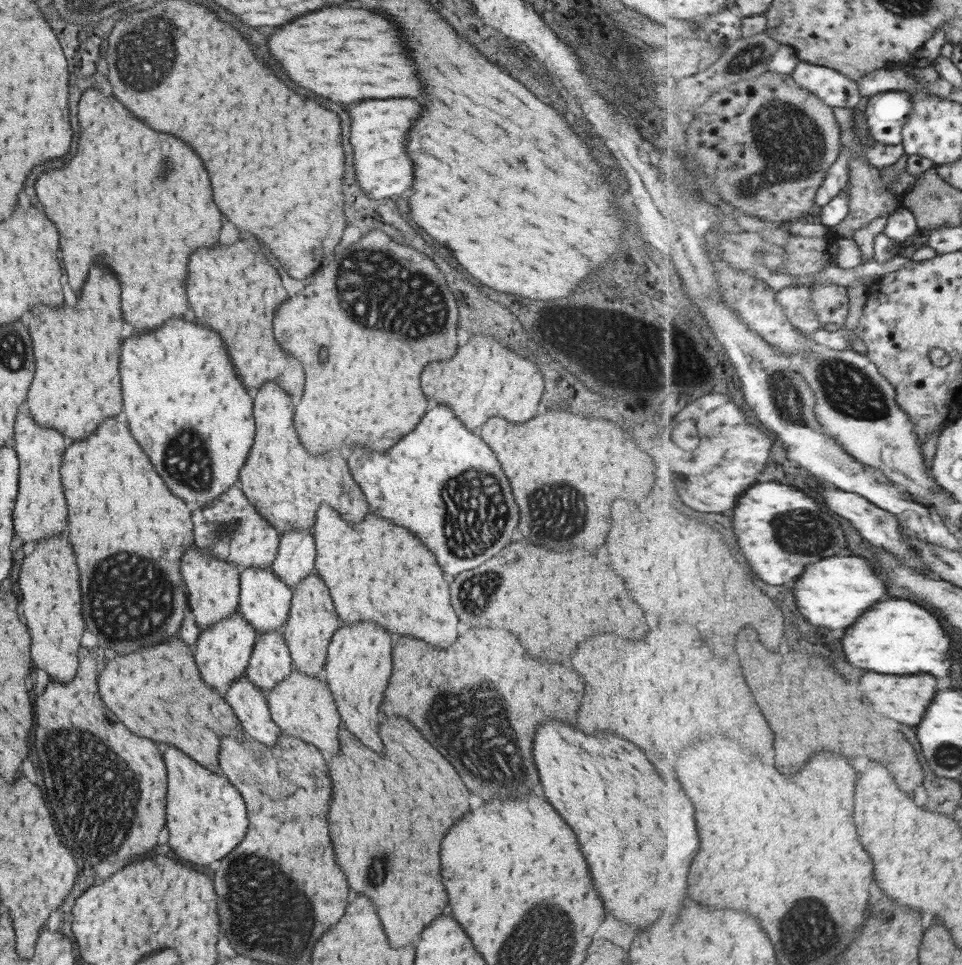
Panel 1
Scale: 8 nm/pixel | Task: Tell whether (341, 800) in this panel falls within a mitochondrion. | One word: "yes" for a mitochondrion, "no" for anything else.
no

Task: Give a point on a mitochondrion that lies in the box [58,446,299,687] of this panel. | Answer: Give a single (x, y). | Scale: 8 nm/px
(116, 599)

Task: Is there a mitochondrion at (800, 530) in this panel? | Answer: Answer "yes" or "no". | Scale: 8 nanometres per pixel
yes

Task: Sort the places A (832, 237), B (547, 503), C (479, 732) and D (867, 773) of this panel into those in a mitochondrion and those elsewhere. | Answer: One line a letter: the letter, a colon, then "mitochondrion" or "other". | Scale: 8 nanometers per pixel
A: other
B: mitochondrion
C: mitochondrion
D: other

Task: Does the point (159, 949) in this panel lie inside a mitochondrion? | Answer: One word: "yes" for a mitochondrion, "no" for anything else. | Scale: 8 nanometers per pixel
no

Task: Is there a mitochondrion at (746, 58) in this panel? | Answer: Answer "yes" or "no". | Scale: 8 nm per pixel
yes

